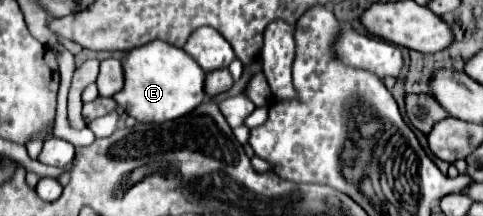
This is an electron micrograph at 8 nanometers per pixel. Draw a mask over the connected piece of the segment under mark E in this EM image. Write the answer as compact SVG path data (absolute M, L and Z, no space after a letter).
M154 40L130 50L122 60L124 88L114 100L124 112L144 124L162 124L194 110L204 100L204 72L182 48Z

